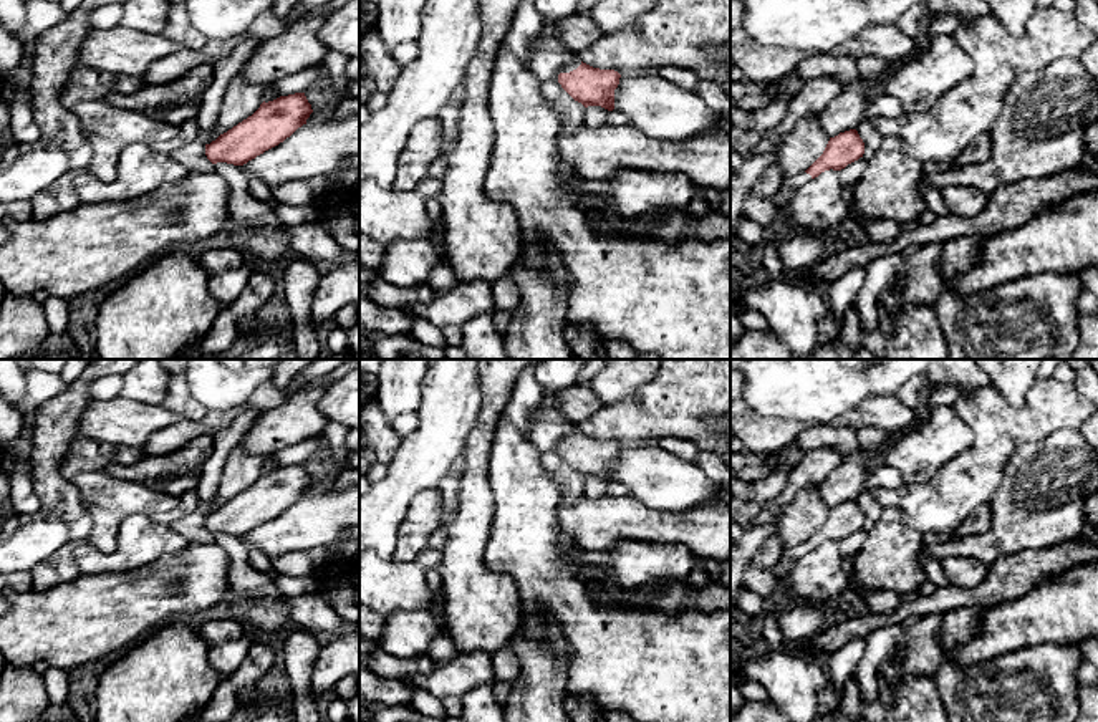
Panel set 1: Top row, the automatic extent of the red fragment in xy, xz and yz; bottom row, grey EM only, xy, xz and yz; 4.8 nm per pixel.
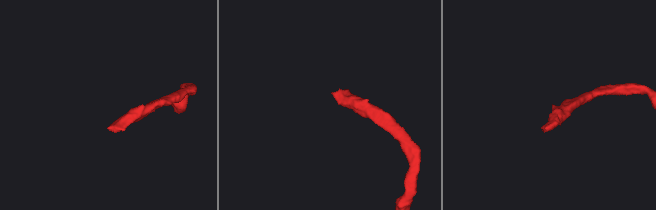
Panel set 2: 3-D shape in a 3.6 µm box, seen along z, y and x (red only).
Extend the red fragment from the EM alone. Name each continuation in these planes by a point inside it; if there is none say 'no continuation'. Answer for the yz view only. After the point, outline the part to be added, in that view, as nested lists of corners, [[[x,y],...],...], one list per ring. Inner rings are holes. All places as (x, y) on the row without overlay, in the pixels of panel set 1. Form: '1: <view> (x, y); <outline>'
1: yz (792, 553); [[[807,543],[797,545],[797,546],[788,546],[783,550],[782,560],[777,565],[777,568],[773,570],[773,575],[782,580],[788,575],[792,565],[800,560],[802,556],[805,556],[807,553],[811,551],[811,546]]]

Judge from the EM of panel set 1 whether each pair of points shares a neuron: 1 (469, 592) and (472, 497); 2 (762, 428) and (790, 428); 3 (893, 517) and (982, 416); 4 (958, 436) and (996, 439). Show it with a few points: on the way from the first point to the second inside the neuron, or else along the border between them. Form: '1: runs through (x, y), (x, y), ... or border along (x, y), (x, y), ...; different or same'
1: runs through (469, 568), (471, 520); same
2: runs through (769, 428), (784, 428); same
3: border along (890, 504), (921, 535); different
4: border along (954, 406), (971, 433), (971, 444), (944, 464); different

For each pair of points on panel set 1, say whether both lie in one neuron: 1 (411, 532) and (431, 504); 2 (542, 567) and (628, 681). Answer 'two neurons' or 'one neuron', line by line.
1: one neuron
2: one neuron

